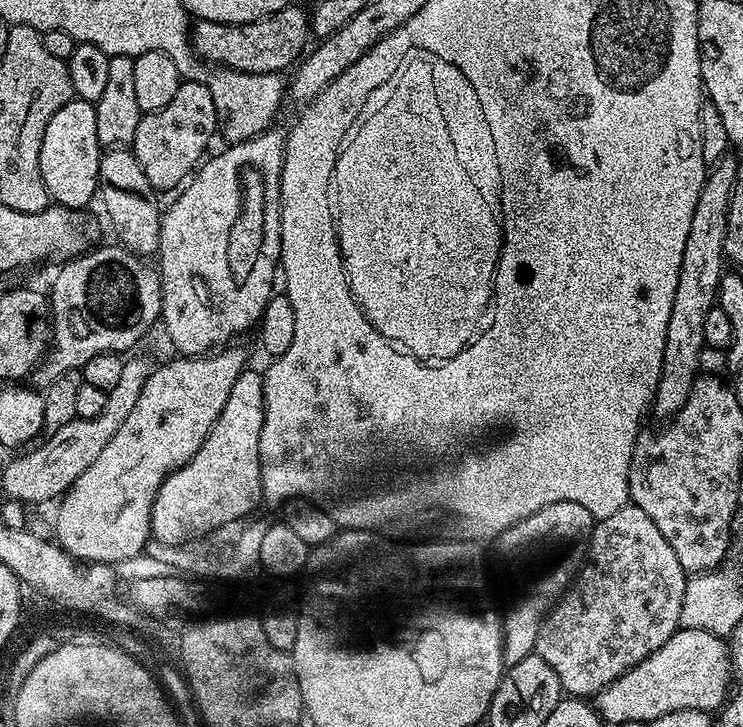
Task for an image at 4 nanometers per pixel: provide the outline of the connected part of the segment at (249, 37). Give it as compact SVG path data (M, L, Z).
M293 6L245 24L219 24L197 19L191 25L190 39L192 51L209 65L220 65L250 74L280 74L285 71L283 68L291 69L305 55L310 41L310 16L299 6Z

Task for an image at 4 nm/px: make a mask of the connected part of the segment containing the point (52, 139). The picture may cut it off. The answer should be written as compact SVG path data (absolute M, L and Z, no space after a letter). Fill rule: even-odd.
M79 98L66 102L66 106L46 122L46 134L42 134L40 169L49 197L62 208L87 209L87 204L98 196L101 155L95 103Z

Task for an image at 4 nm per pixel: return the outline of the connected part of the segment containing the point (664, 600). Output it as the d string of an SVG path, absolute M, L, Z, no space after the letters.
M629 502L622 510L610 514L610 518L602 518L595 521L592 536L588 539L586 559L583 561L578 575L573 579L564 595L555 601L554 607L547 613L545 620L540 624L535 655L540 656L542 662L549 664L550 670L554 670L554 674L558 674L560 687L569 697L595 697L596 693L603 690L606 686L610 686L610 682L614 682L622 674L626 674L626 670L630 670L635 664L642 662L650 654L654 654L654 650L661 648L681 627L680 615L682 614L683 595L686 594L687 585L688 576L685 573L682 562L678 562L678 554L674 554L674 550L670 547L670 542L666 542L666 538L662 538L662 530L658 530L658 526L654 526L654 522L650 522L650 517L643 510L638 510L636 504Z

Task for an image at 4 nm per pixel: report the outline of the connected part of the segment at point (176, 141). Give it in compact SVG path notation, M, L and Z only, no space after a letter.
M184 80L178 86L178 94L174 94L162 110L141 115L130 151L138 158L138 166L142 166L142 174L146 174L146 182L150 182L152 188L179 189L205 159L215 132L217 135L218 117L210 90L199 80Z

